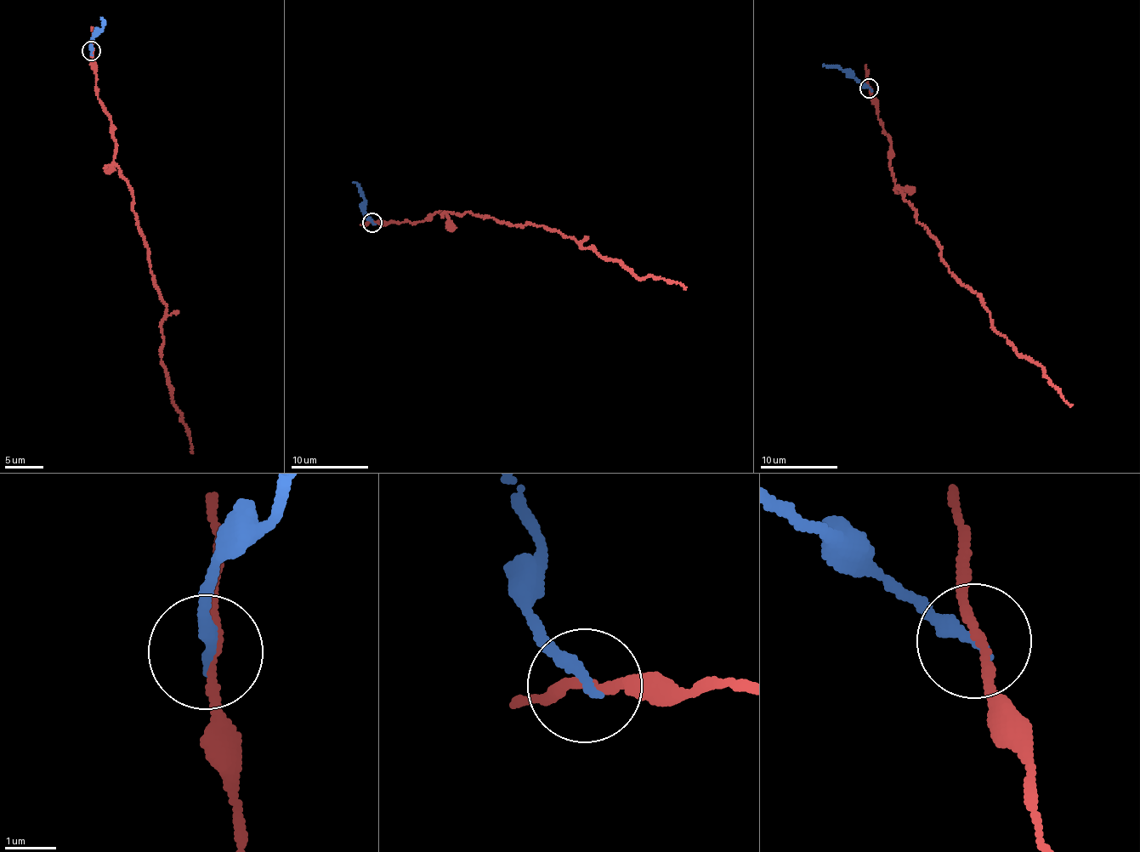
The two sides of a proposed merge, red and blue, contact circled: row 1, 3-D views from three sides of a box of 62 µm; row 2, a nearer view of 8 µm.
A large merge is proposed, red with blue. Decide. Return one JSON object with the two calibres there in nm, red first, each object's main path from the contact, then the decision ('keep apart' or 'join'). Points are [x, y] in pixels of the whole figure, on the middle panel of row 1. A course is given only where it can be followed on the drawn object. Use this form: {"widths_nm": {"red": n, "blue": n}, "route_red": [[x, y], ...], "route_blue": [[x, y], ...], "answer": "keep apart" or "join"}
{"widths_nm": {"red": 160, "blue": 260}, "route_red": [[372, 223], [468, 211], [518, 226], [530, 222], [593, 247], [638, 278], [660, 276], [686, 287]], "route_blue": [[372, 223], [364, 210], [361, 188], [353, 182]], "answer": "keep apart"}

